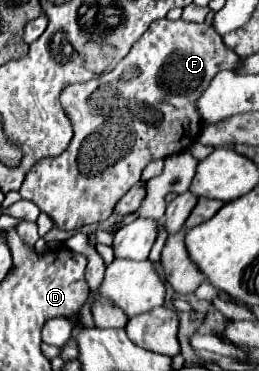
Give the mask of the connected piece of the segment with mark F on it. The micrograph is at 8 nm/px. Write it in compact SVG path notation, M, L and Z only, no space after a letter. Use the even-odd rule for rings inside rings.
M167 18L153 22L149 30L139 38L131 52L107 74L101 74L95 80L67 86L60 95L61 106L69 118L73 137L71 144L62 154L55 157L41 159L25 176L25 182L19 190L23 200L31 200L33 204L39 206L41 212L45 212L57 228L61 230L79 230L87 224L95 224L101 220L107 220L117 202L133 188L139 178L141 170L153 162L153 160L165 160L171 154L179 154L187 150L191 144L197 142L199 132L201 132L201 116L195 106L203 90L209 86L211 78L221 72L221 70L237 70L241 66L241 58L223 44L221 36L217 30L203 22L185 22L177 20L171 22ZM89 136L97 136L95 140L95 160L107 160L105 172L99 170L95 164L92 172L83 172L81 166L89 166Z

